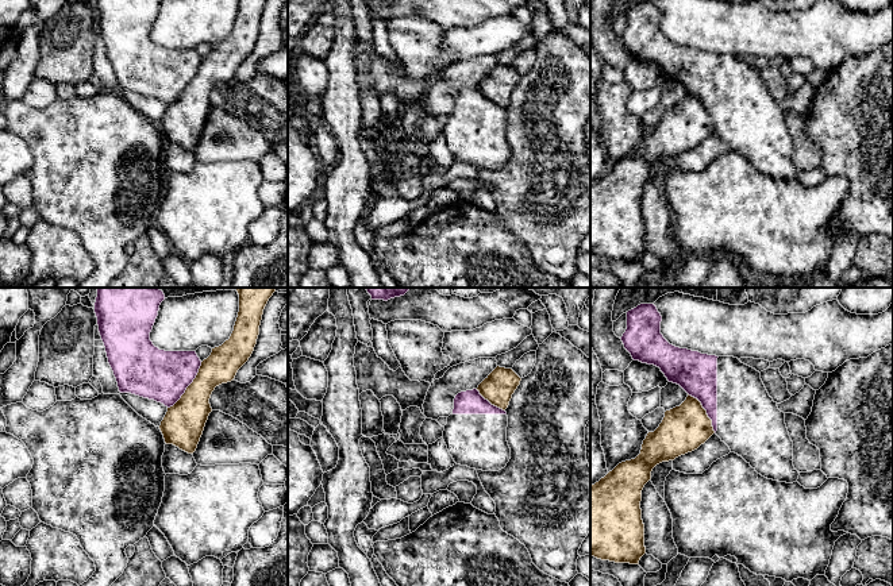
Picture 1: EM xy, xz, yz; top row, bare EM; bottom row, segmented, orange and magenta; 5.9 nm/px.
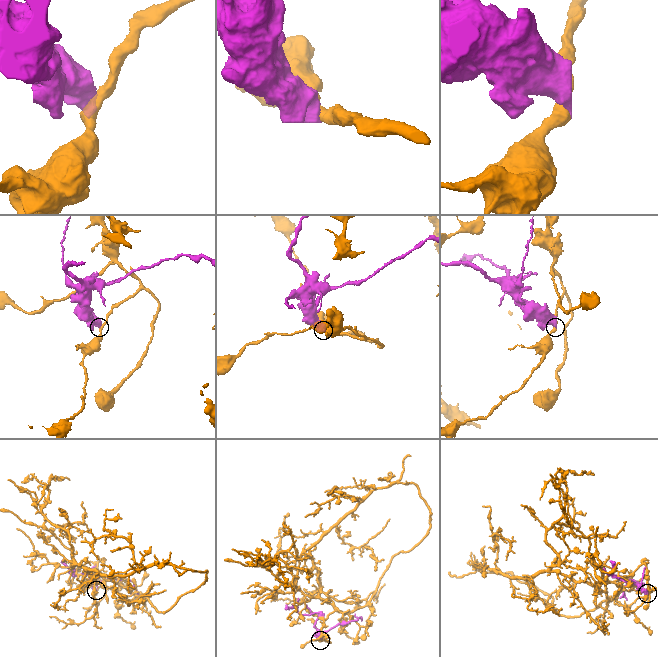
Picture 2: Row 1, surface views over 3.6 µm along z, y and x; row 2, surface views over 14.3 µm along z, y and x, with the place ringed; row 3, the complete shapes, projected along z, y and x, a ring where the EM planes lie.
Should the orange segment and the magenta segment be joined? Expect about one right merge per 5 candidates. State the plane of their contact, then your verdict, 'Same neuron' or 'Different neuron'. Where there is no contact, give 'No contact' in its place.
Touches orange in xy. Different neuron

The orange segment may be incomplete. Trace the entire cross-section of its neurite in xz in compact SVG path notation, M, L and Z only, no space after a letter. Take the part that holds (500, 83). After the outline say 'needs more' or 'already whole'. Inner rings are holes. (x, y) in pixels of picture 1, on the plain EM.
M497 63L477 85L492 103L505 108L521 76L512 68Z; already whole

